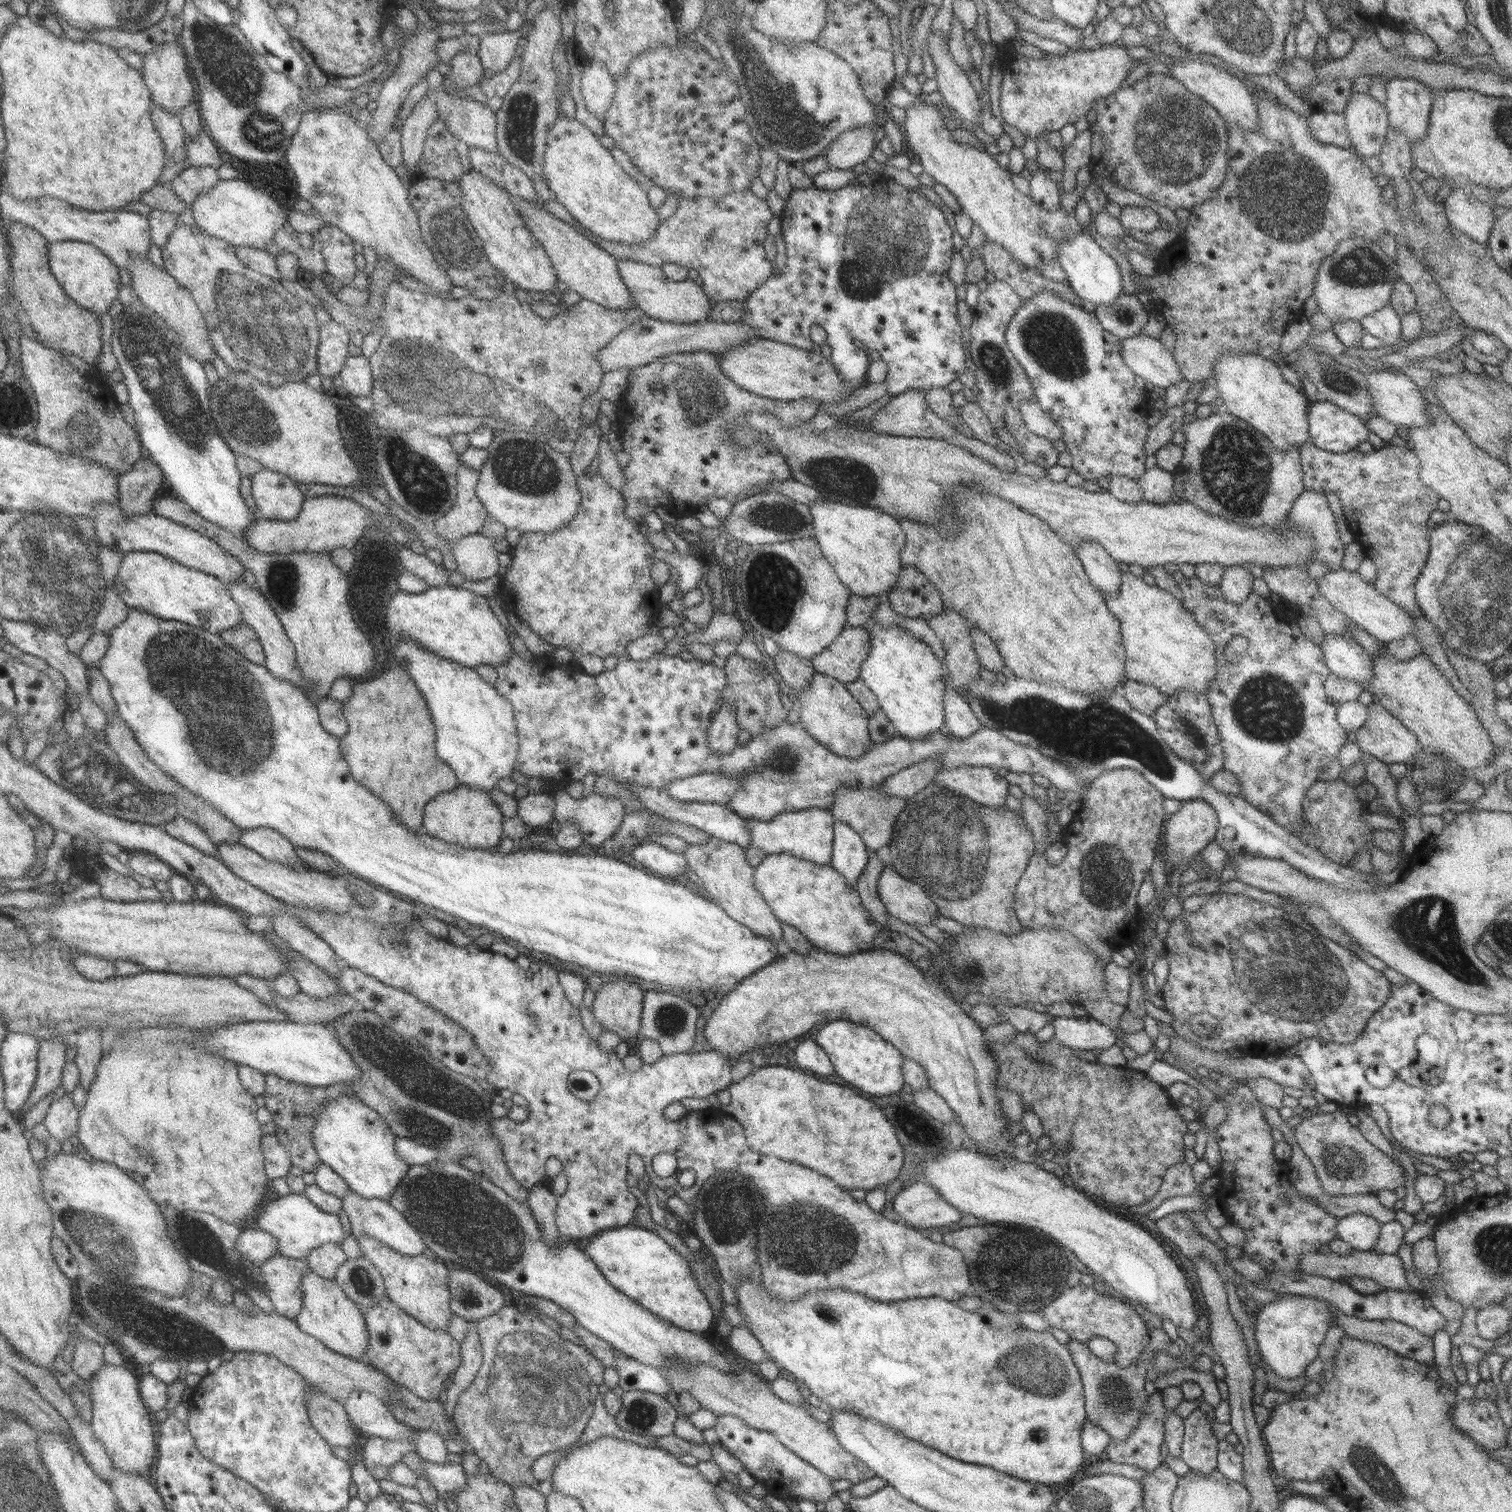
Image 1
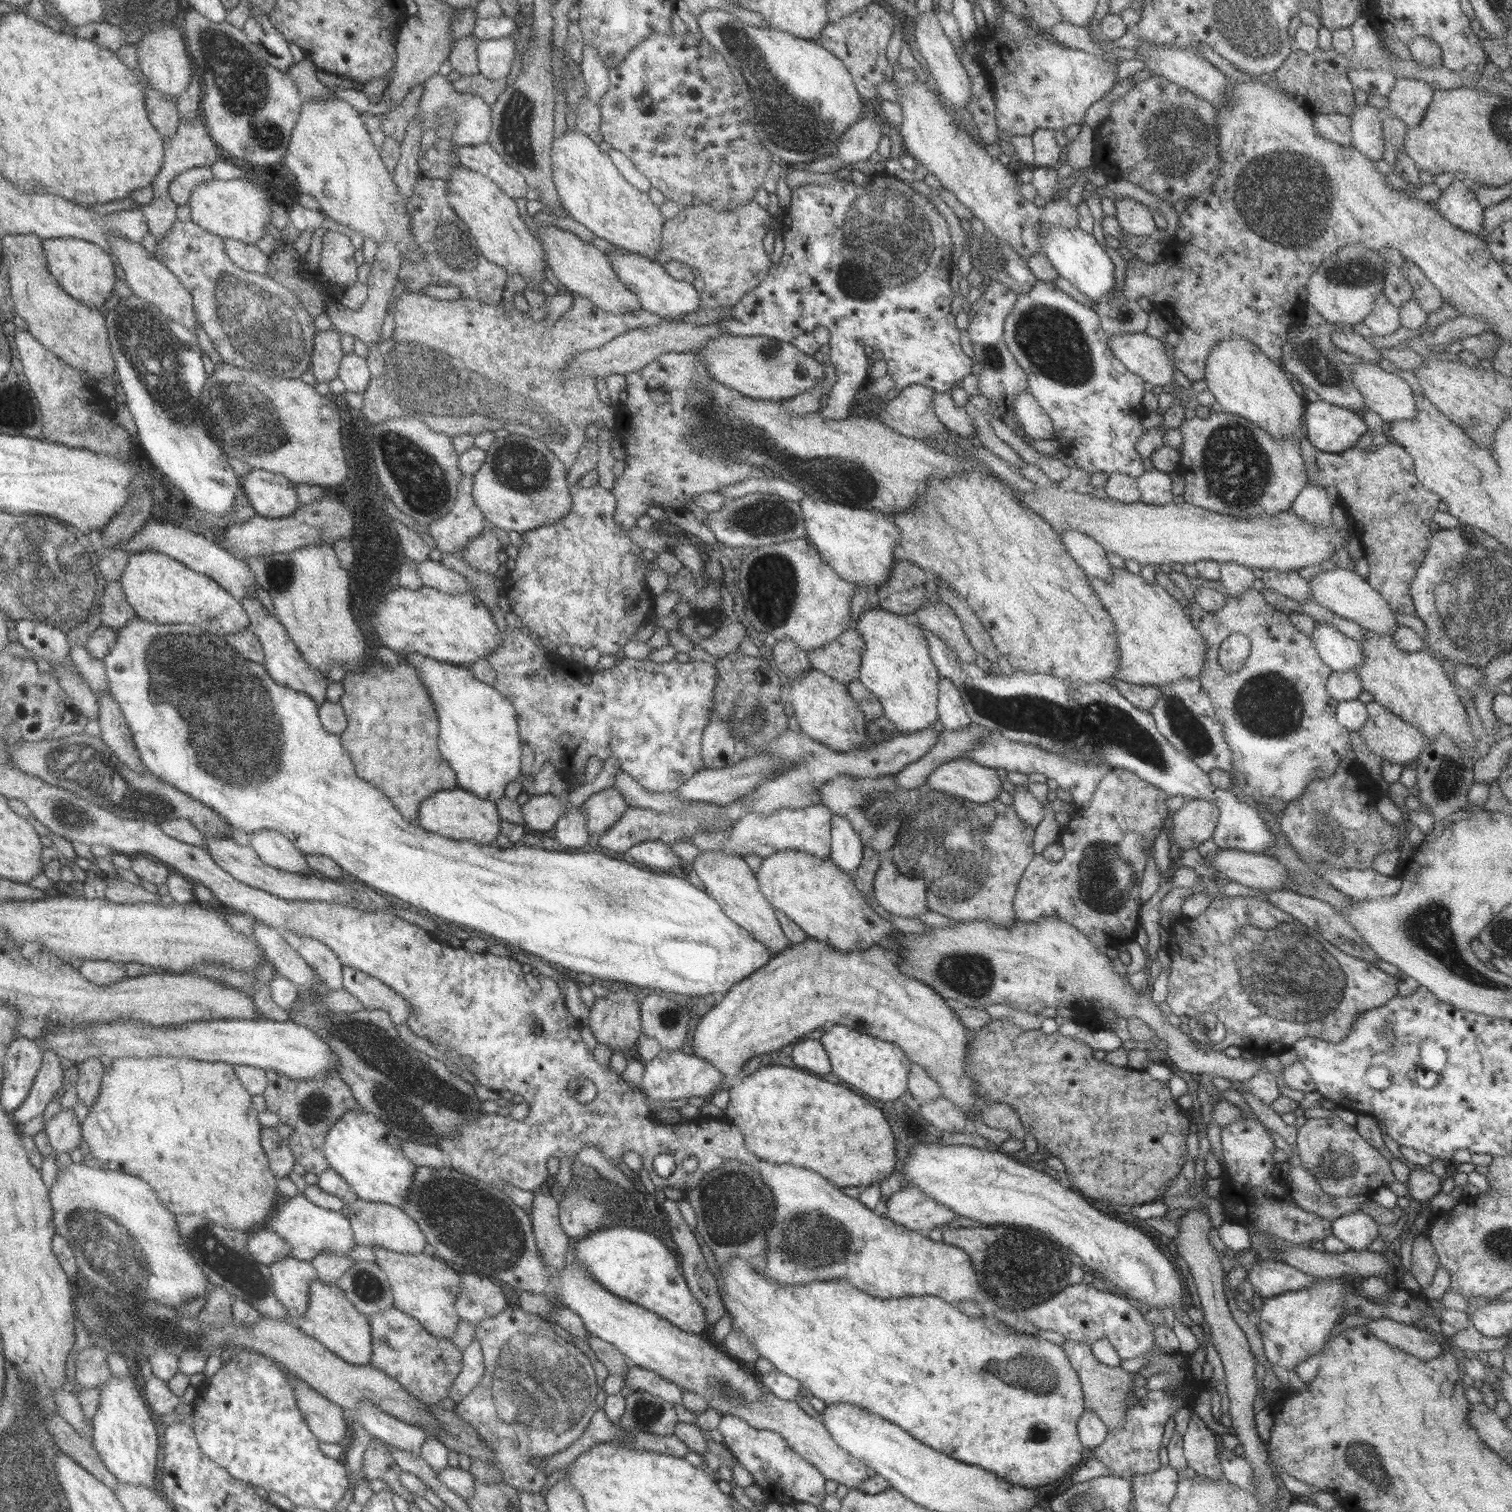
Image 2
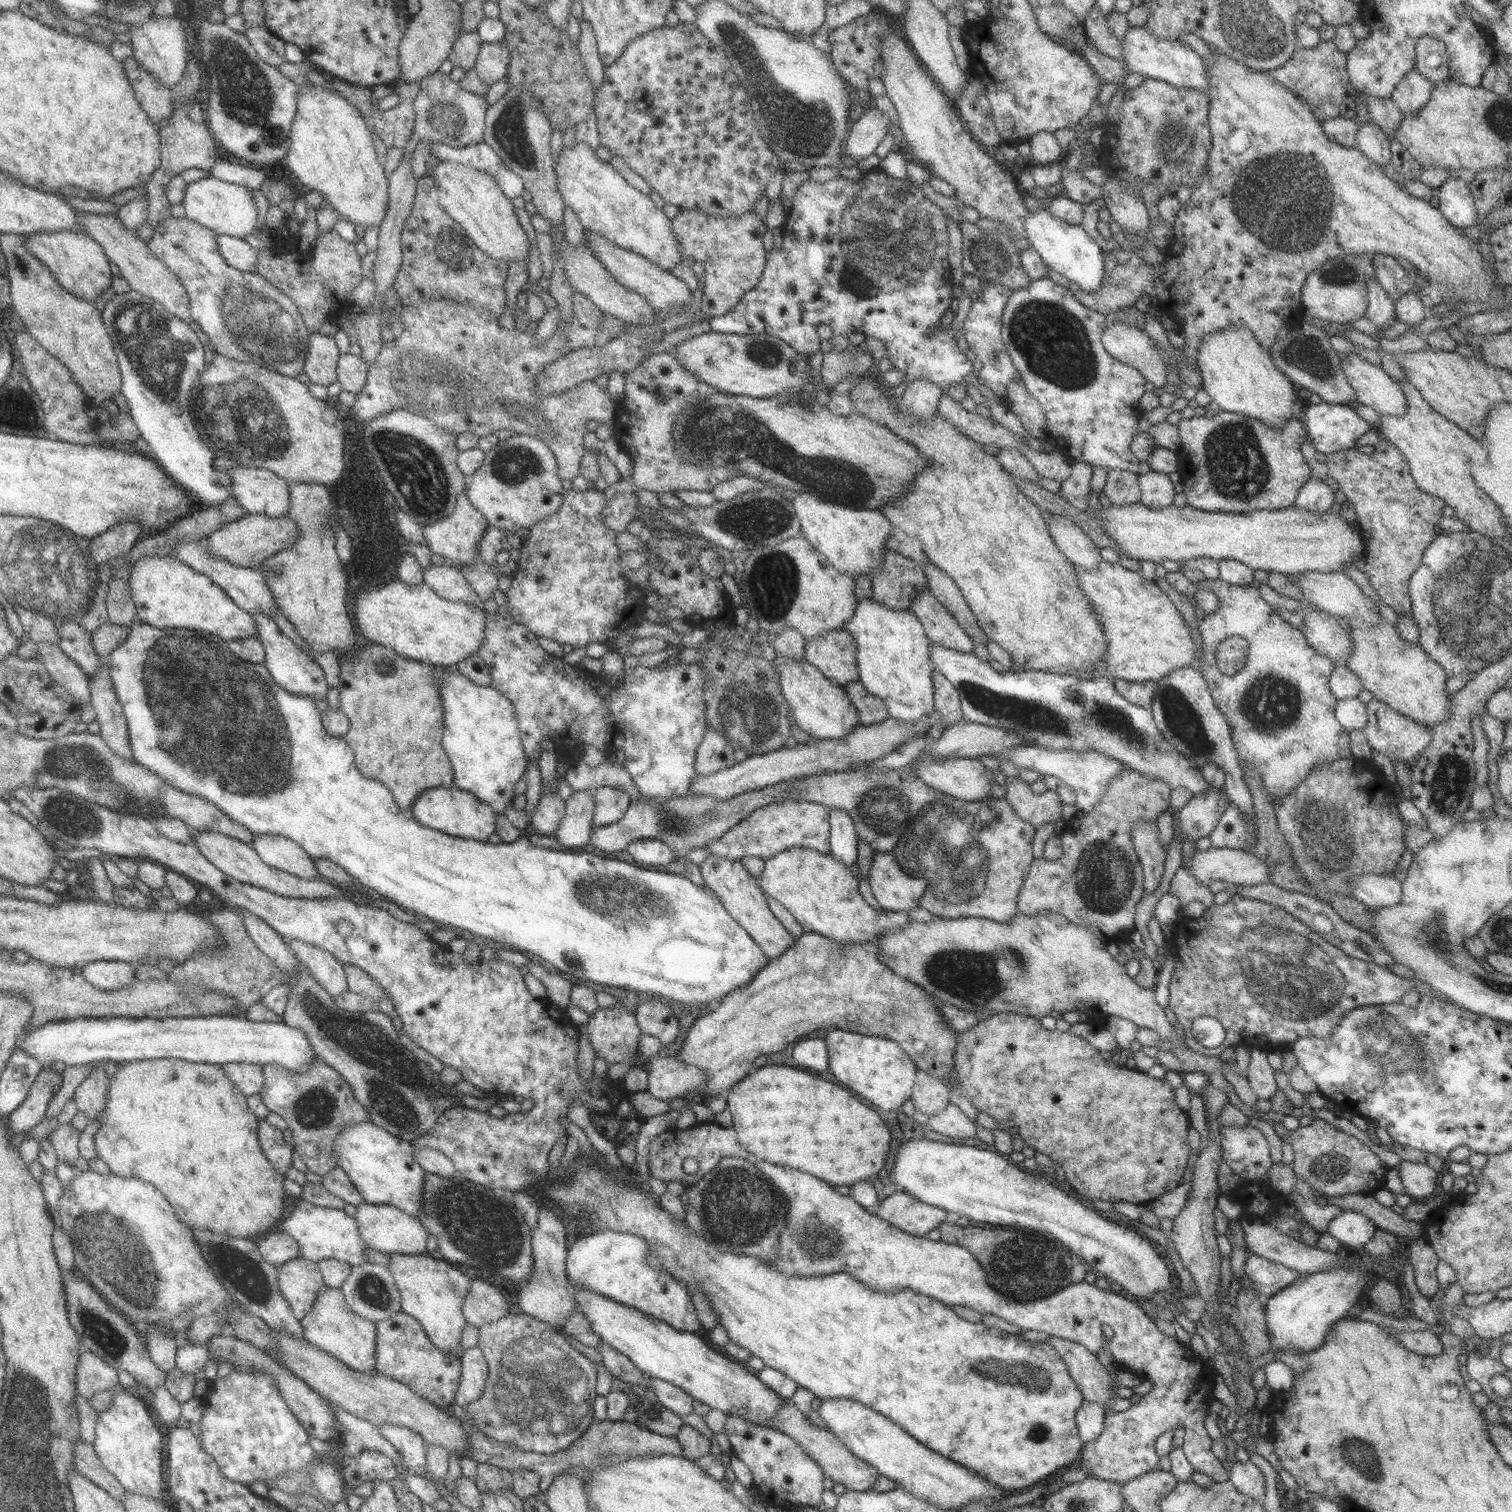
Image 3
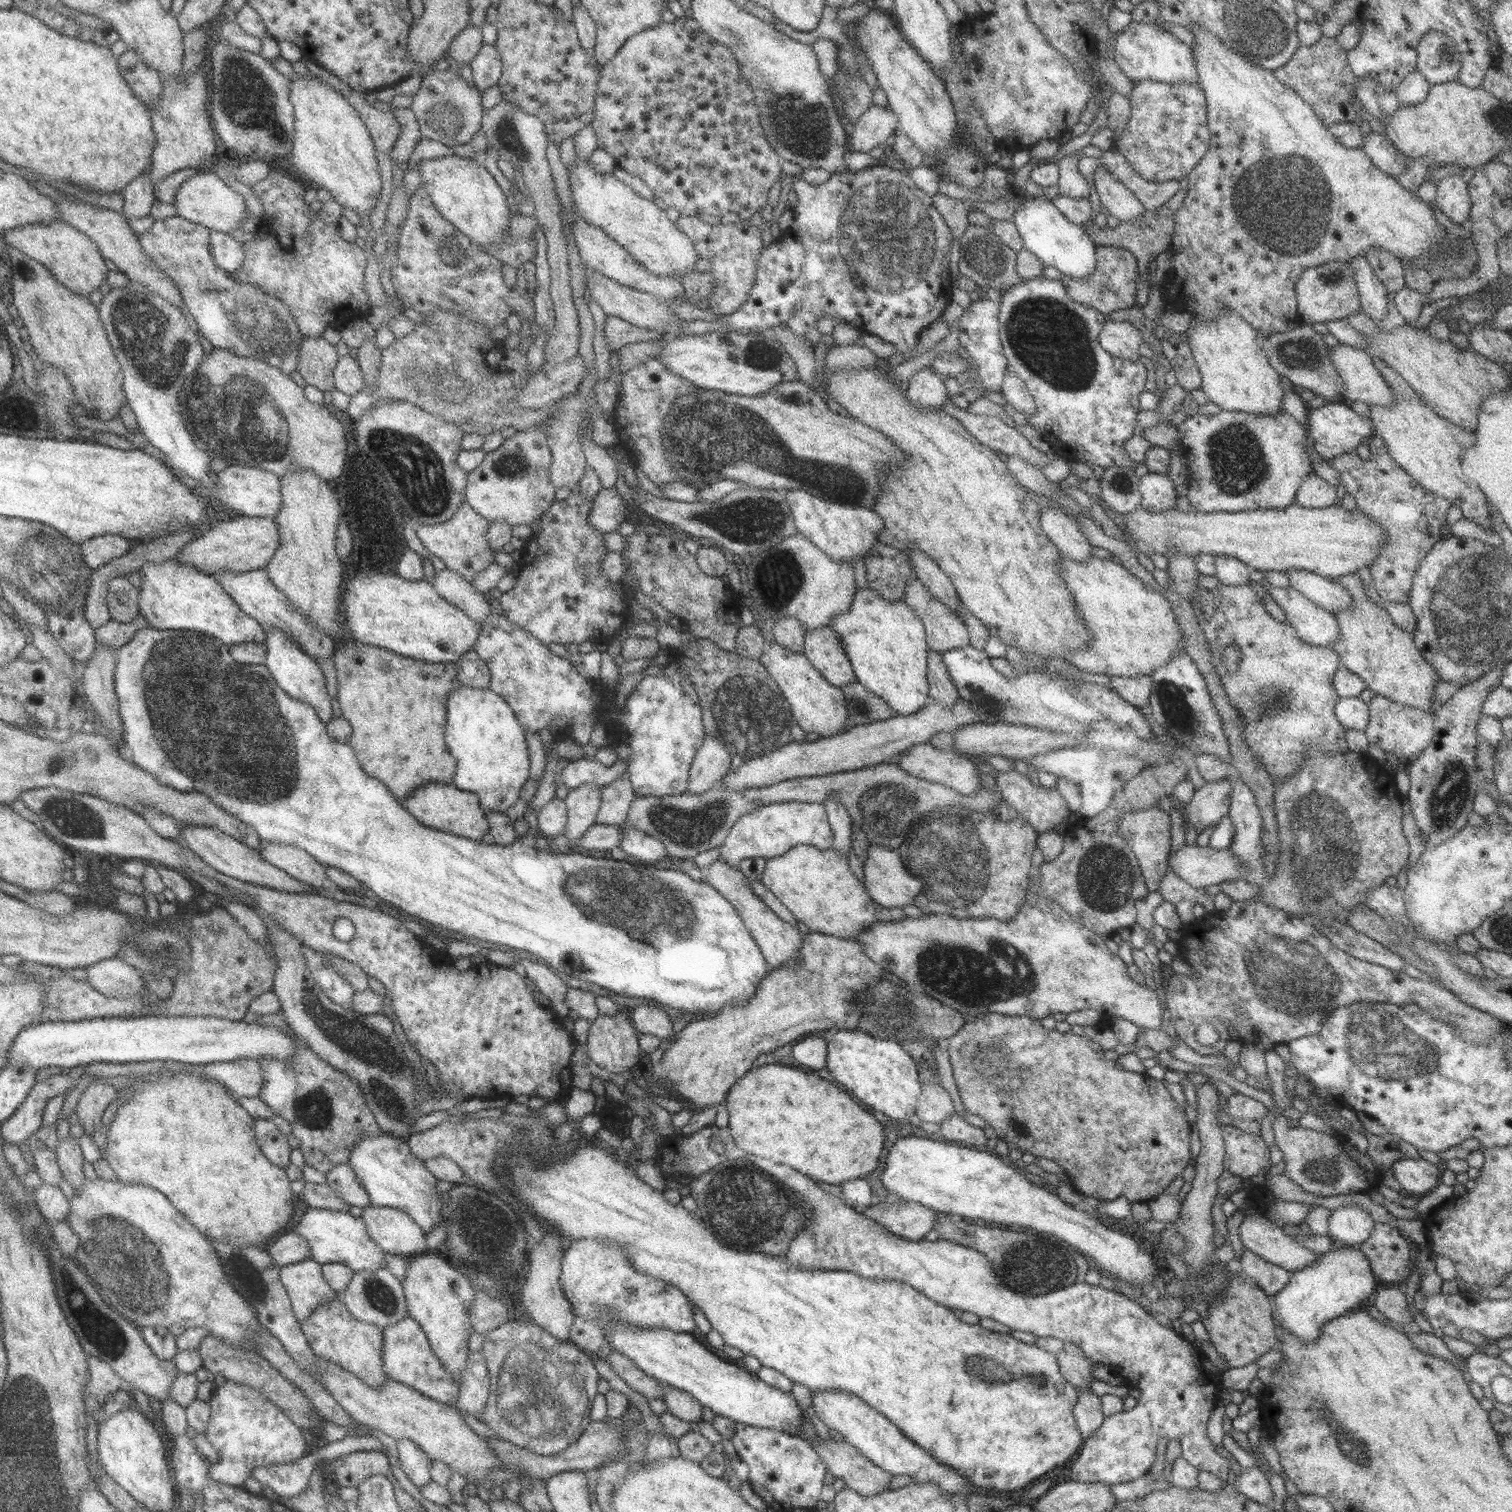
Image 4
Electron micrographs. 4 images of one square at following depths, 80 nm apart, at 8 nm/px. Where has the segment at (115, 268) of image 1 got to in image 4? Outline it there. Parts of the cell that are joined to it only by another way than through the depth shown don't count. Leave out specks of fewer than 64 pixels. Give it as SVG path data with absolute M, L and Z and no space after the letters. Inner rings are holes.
M56 219L52 223L27 224L3 233L9 246L18 248L18 251L28 254L34 260L41 261L53 270L53 274L62 284L78 294L90 295L96 292L106 280L109 280L110 268L98 244L69 222Z

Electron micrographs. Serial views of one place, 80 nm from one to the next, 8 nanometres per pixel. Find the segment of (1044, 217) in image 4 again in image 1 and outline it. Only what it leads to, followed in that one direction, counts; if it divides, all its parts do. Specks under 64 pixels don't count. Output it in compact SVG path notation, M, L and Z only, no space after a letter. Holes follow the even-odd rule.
M1092 230L1078 233L1070 240L1062 241L1058 248L1056 260L1060 263L1062 271L1066 273L1066 282L1080 299L1084 299L1096 307L1110 306L1120 292L1123 291L1122 276L1116 260L1102 250L1097 244L1096 235Z

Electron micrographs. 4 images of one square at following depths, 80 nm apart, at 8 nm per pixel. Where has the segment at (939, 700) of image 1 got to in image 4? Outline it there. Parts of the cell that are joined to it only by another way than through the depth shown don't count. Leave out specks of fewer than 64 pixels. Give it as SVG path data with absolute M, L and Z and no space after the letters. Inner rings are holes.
M870 587L857 589L849 611L836 615L829 624L837 632L858 682L883 698L900 716L918 712L929 696L926 678L927 643L922 619L904 602L886 600Z

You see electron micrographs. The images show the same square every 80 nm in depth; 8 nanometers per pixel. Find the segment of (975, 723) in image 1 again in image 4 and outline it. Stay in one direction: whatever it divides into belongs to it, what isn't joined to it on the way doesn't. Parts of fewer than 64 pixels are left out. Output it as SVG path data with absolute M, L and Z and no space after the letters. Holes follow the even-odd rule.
M930 650L927 656L926 678L929 682L929 696L951 707L959 697L959 692L950 678L946 665L943 663L943 654Z

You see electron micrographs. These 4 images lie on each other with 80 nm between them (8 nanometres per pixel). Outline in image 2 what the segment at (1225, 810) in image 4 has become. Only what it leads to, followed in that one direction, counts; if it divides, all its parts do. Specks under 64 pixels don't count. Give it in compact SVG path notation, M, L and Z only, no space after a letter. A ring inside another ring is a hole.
M1189 799L1183 808L1169 815L1169 837L1173 847L1173 854L1179 857L1189 848L1197 848L1205 840L1212 839L1218 822L1220 809L1214 802L1208 800Z

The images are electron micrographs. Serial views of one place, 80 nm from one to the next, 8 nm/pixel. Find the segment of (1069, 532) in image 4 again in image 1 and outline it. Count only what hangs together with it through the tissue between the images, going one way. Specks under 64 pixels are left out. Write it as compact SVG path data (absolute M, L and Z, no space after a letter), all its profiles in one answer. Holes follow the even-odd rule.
M1082 541L1076 548L1076 554L1082 561L1090 582L1107 595L1117 595L1124 574L1114 560L1100 544L1094 541Z

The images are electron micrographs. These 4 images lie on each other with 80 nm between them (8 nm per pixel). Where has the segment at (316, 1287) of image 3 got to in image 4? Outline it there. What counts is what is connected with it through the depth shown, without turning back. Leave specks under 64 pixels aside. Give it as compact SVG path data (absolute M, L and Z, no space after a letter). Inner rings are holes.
M311 1259L282 1267L280 1280L300 1323L307 1320L318 1306L337 1298L337 1292L323 1278L321 1265Z

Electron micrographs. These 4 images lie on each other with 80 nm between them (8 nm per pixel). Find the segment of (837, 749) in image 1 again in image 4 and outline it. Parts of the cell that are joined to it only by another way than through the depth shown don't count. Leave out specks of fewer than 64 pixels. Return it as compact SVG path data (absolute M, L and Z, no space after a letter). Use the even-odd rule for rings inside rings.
M772 640L766 645L764 651L759 656L760 664L771 674L775 683L779 686L782 695L789 702L792 719L800 725L806 733L817 733L821 737L836 736L848 728L848 709L845 707L845 696L841 687L830 684L821 672L813 666L808 657L802 652L794 652L789 648L783 647L776 641Z

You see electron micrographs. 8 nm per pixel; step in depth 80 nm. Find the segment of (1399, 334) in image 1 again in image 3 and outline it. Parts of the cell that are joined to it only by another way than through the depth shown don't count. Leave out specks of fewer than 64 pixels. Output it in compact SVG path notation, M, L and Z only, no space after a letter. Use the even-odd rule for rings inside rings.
M1370 280L1368 284L1368 312L1366 312L1366 319L1375 324L1380 330L1382 327L1391 327L1396 322L1396 308L1395 302L1390 298L1377 282L1377 280Z

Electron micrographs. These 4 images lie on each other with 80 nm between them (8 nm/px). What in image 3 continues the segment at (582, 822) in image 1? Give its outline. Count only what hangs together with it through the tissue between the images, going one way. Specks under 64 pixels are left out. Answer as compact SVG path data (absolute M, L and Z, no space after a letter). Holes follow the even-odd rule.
M601 787L594 790L596 805L593 826L606 826L618 822L628 810L630 796L622 790Z

